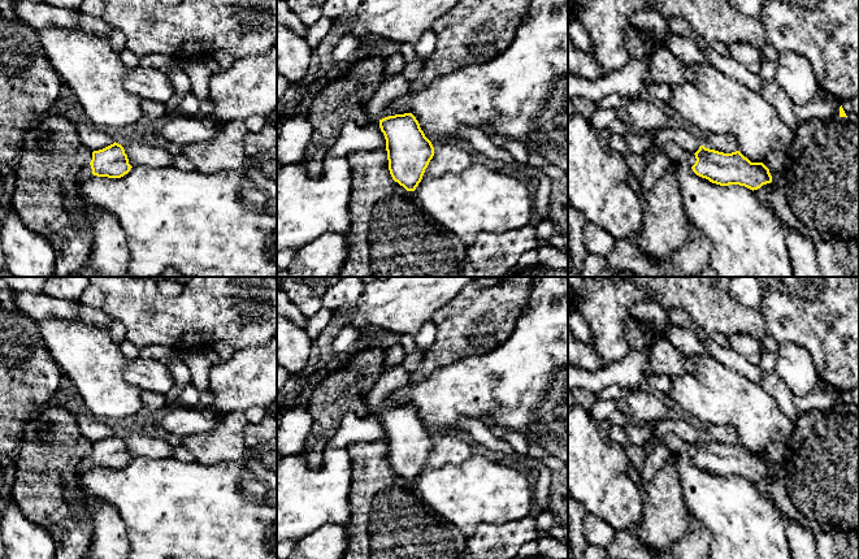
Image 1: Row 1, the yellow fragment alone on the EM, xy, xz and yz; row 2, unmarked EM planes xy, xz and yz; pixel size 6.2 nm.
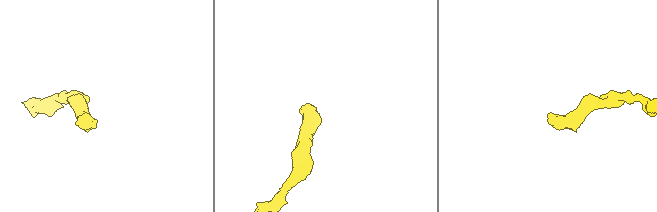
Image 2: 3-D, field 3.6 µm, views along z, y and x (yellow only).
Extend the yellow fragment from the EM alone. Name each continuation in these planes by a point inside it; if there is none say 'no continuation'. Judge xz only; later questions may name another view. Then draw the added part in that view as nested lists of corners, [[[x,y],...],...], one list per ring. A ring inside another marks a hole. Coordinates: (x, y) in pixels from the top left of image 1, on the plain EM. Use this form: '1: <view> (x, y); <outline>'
1: xz (391, 380); [[[402,364],[385,368],[377,382],[373,385],[366,395],[366,403],[372,412],[379,412],[389,398],[402,387],[409,384],[409,374],[402,367]]]

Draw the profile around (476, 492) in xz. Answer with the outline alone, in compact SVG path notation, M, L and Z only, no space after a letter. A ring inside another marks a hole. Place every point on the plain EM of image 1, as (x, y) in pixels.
M473 454L463 463L441 468L424 464L415 486L431 510L467 538L481 524L522 520L534 506L529 474Z

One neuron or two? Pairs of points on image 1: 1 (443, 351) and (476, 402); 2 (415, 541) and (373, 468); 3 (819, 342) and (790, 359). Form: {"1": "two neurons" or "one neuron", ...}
{"1": "two neurons", "2": "one neuron", "3": "two neurons"}

